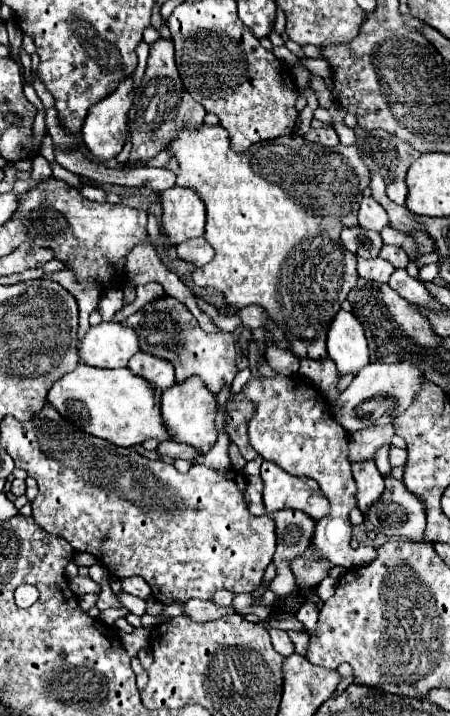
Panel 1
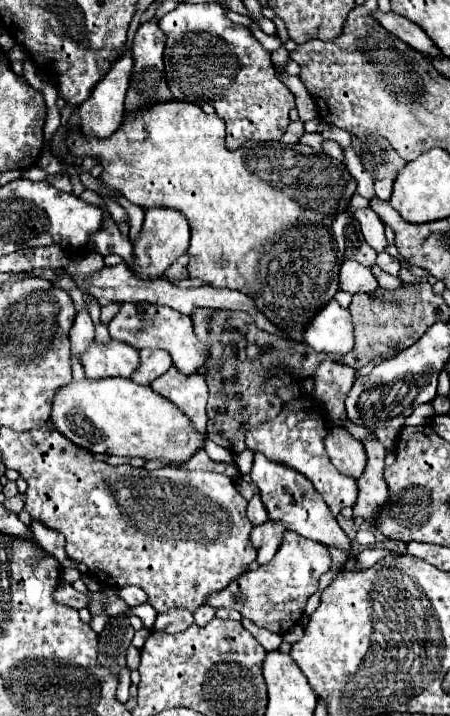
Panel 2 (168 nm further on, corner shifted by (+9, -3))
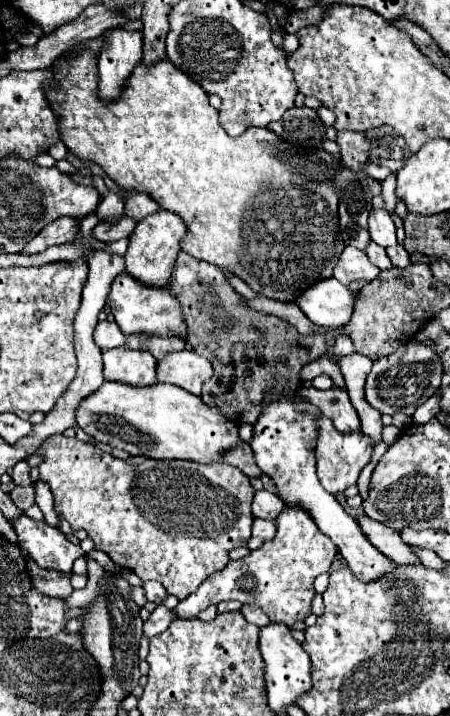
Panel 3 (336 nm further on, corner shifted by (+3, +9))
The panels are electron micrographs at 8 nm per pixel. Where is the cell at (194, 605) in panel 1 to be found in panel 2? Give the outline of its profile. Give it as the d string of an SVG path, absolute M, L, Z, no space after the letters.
M169 610L165 614L159 614L151 632L167 632L177 634L193 624L193 614L189 610Z

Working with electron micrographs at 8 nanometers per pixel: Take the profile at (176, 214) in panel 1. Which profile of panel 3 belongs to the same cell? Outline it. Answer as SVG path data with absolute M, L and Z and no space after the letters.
M159 208L157 212L145 216L145 220L141 220L135 226L133 234L129 236L129 248L125 254L127 274L131 274L135 280L139 280L141 284L147 284L147 286L167 284L173 264L175 264L175 256L181 250L179 244L185 234L187 234L187 226L183 222L183 218L179 218L175 212Z

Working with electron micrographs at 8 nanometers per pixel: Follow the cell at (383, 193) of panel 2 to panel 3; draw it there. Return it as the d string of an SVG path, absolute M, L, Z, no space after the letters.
M365 164L365 170L371 178L375 178L379 182L383 182L391 174L391 170L387 166L377 166L377 164Z

